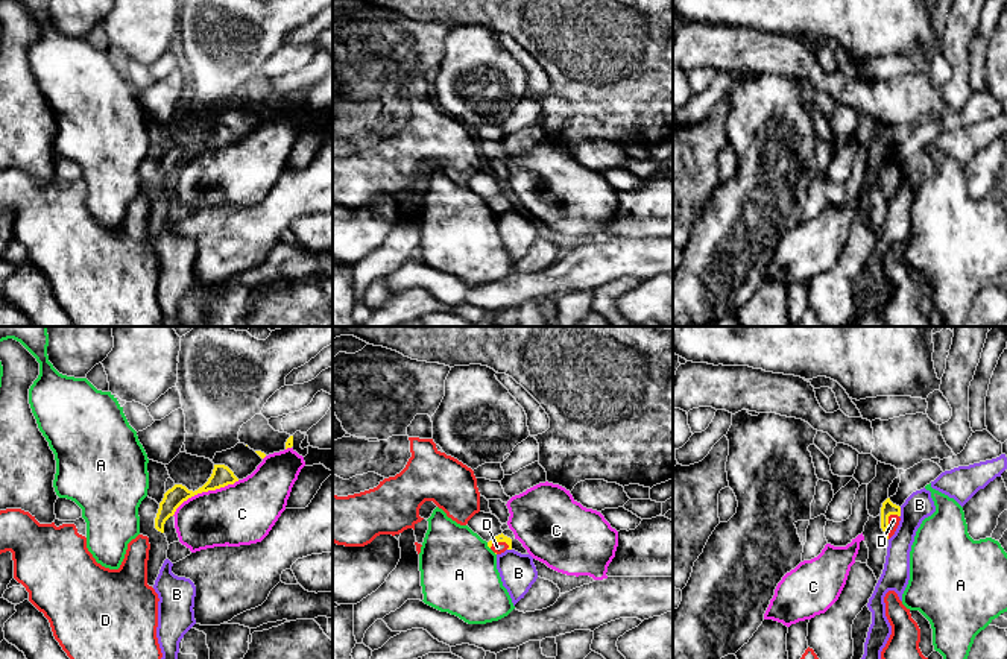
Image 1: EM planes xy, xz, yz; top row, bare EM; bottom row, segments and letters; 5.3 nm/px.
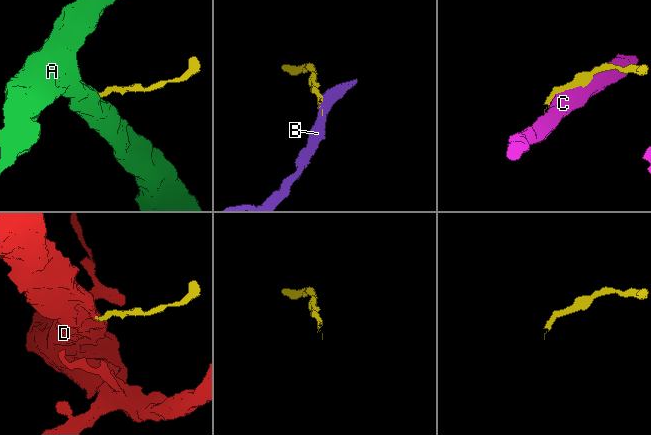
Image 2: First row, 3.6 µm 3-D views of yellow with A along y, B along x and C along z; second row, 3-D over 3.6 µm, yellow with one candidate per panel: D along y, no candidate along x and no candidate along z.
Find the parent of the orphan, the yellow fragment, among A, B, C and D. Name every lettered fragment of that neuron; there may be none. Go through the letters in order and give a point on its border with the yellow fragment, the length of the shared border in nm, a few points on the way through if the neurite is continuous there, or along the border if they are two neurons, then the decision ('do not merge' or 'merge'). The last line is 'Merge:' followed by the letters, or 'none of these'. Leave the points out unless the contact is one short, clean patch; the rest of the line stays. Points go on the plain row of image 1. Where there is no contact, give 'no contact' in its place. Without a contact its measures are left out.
A: meets yellow in xz at (488, 205); contact 40 nm long; border along xz (486, 202), (489, 208); do not merge
B: meets yellow in yz at (899, 172); contact 60 nm long; border along yz (901, 167), (899, 176); do not merge
C: meets yellow in xy at (204, 151); contact 400 nm long; do not merge
D: meets yellow in yz at (887, 184); contact 140 nm long; runs through yz (887, 169), (887, 184), (893, 179); merge
Merge: D

